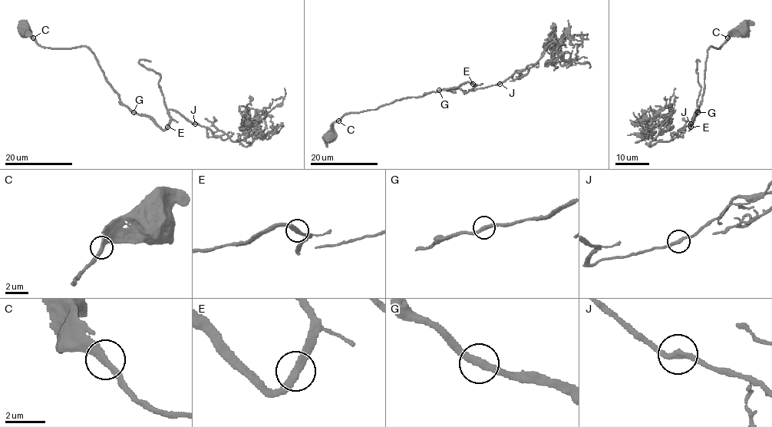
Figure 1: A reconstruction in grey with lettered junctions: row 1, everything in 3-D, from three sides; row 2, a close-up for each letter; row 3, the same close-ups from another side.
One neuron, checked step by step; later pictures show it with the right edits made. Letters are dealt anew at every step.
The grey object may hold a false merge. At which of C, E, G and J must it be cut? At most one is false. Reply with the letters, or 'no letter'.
no letter

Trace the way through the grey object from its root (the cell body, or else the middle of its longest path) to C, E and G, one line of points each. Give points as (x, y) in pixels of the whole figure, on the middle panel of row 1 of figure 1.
C: (331, 136), (334, 134), (331, 124), (338, 120)
E: (331, 136), (334, 134), (331, 124), (347, 113), (376, 110), (401, 98), (458, 87), (467, 81), (473, 84)
G: (331, 136), (334, 134), (331, 124), (347, 113), (376, 110), (396, 100), (421, 97), (439, 90)

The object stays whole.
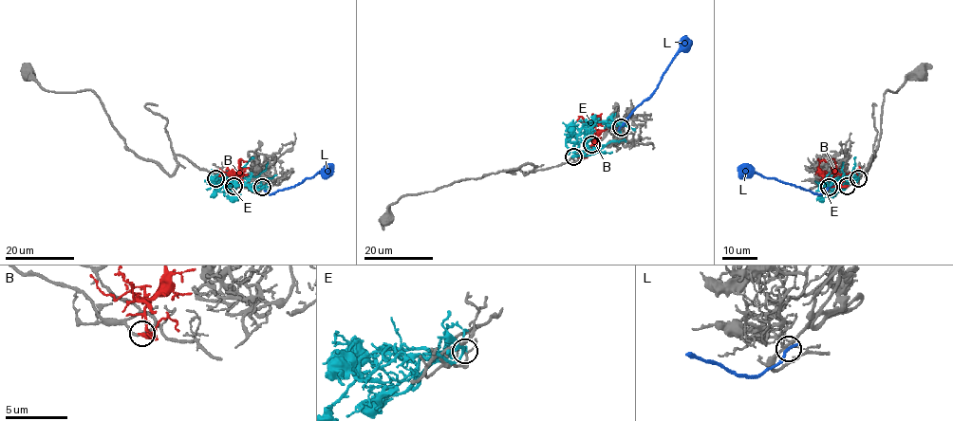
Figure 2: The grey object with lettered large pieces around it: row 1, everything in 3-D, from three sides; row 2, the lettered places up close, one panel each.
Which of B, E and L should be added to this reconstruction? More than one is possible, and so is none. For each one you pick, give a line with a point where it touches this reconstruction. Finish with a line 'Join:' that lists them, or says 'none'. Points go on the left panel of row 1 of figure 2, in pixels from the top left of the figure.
B: contact (233, 186)
Join: B

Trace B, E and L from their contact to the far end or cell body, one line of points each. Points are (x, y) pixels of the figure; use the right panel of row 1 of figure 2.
B: (847, 185), (841, 185), (842, 174), (831, 175), (826, 172), (822, 174), (819, 163), (824, 161)
E: (858, 178), (839, 180), (831, 186), (826, 184), (819, 189), (822, 191), (838, 176)
L: (829, 186), (820, 194), (813, 194), (756, 173), (742, 173), (738, 167)

